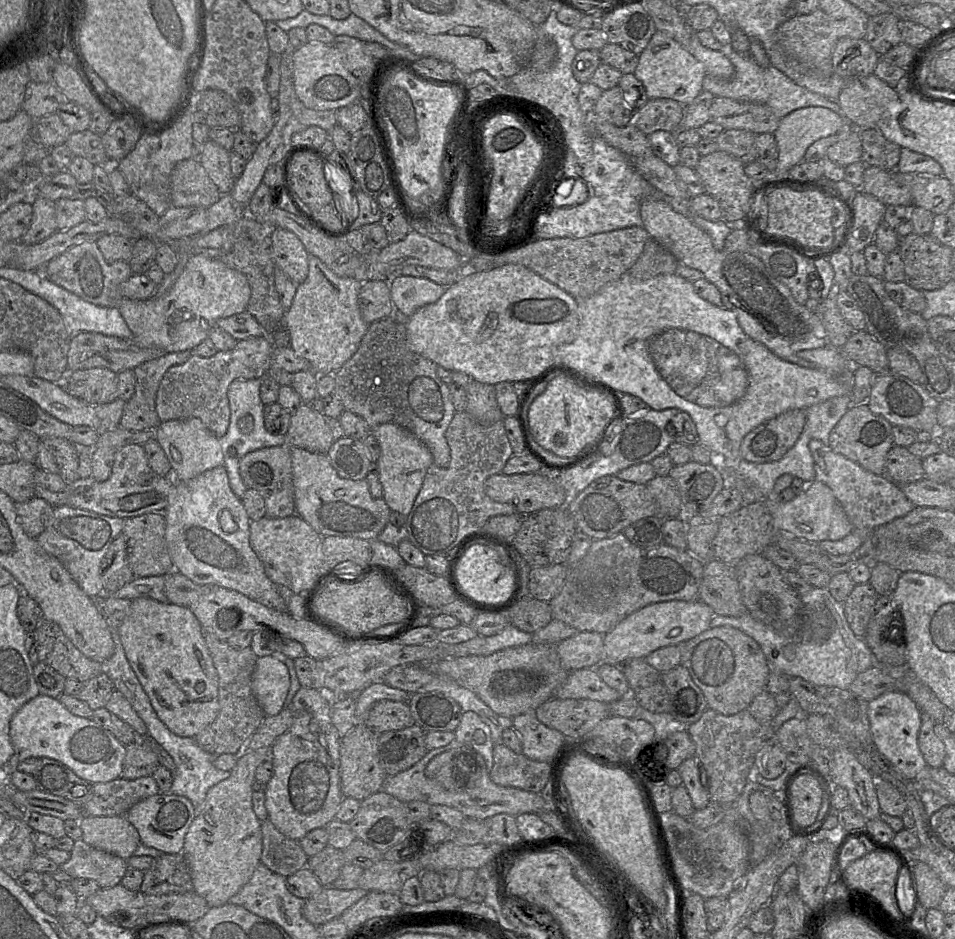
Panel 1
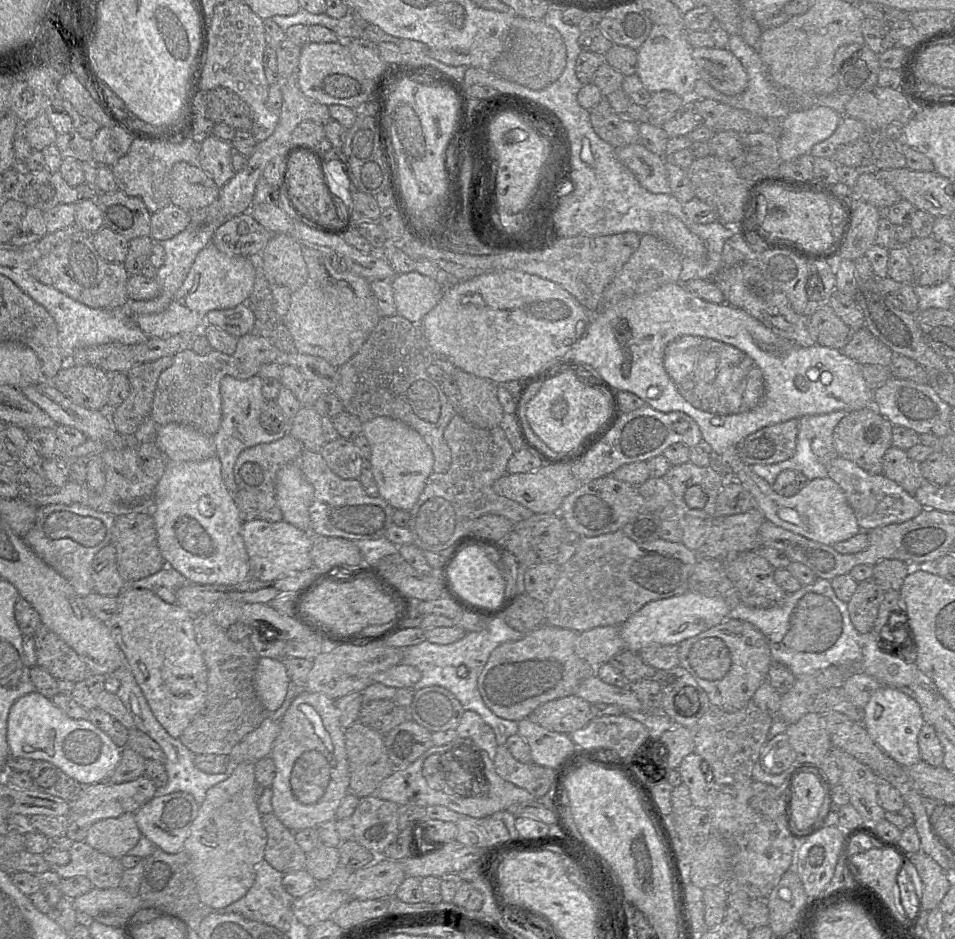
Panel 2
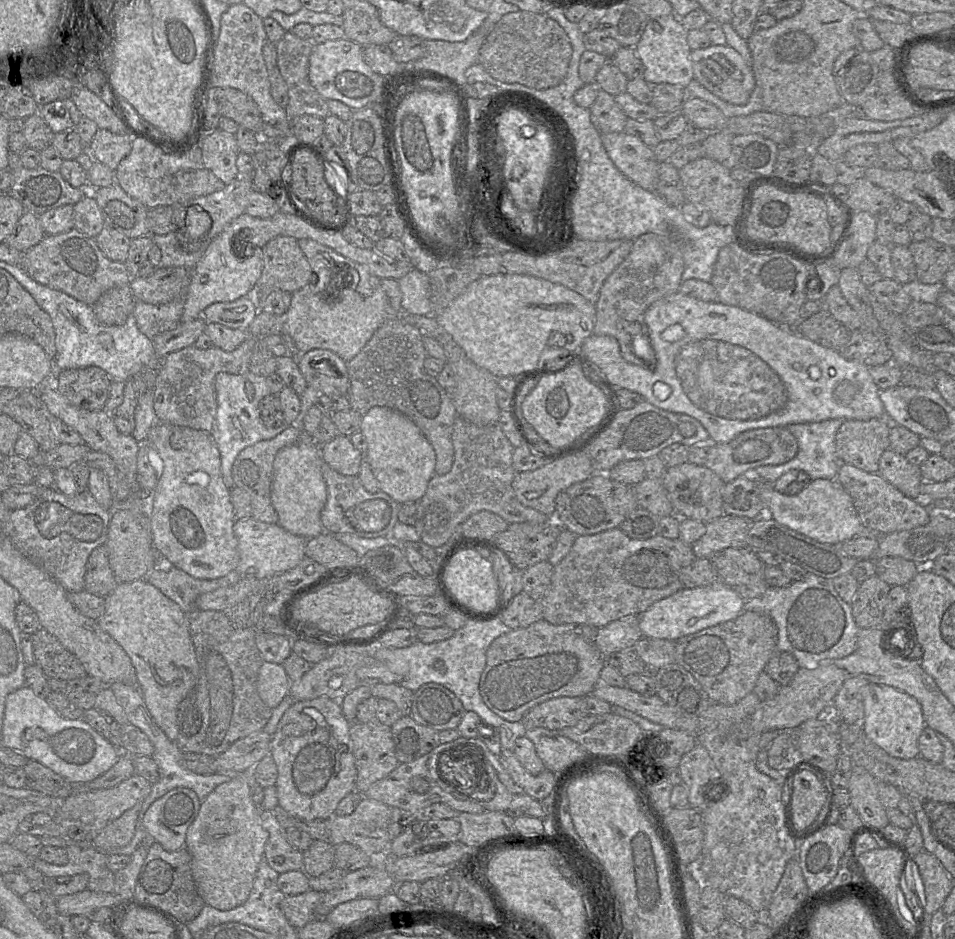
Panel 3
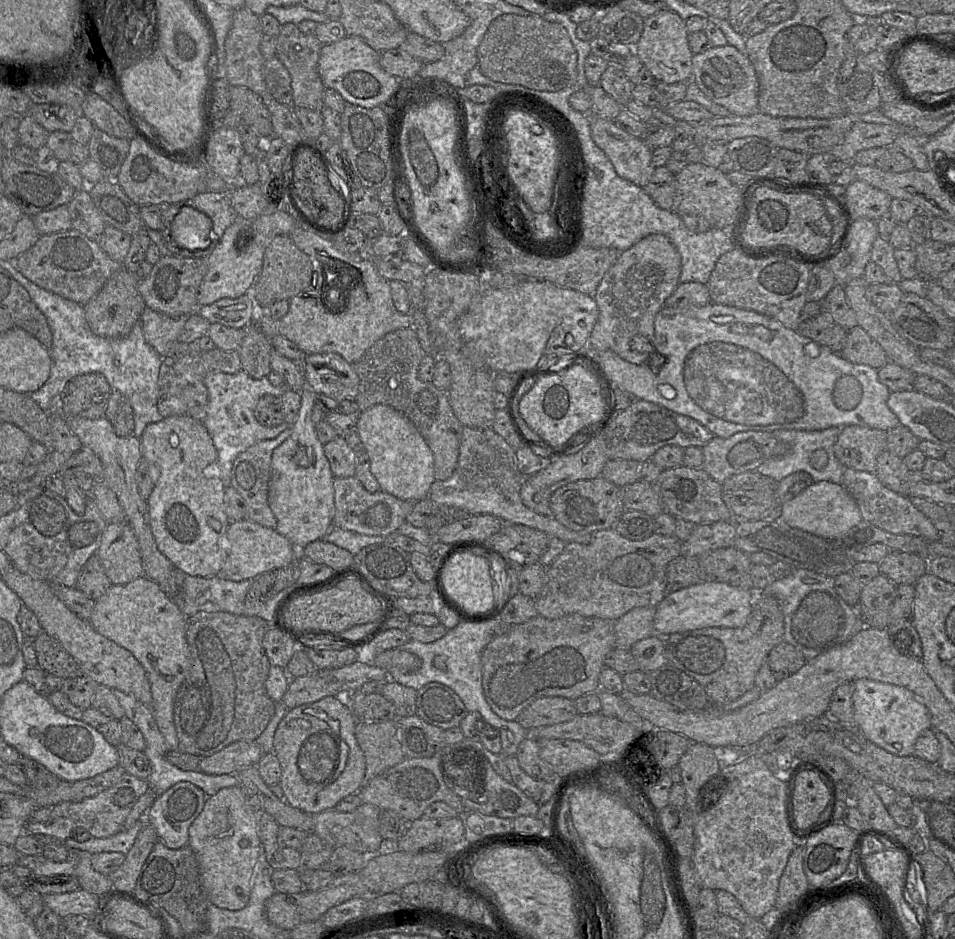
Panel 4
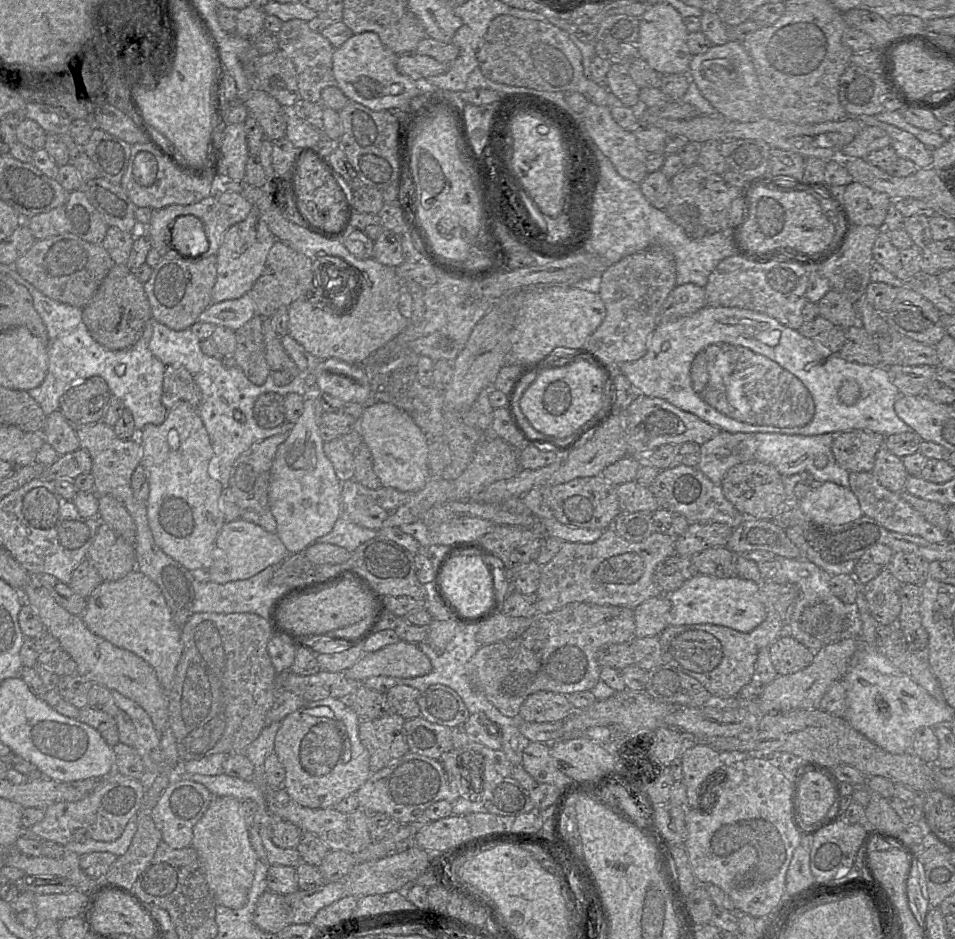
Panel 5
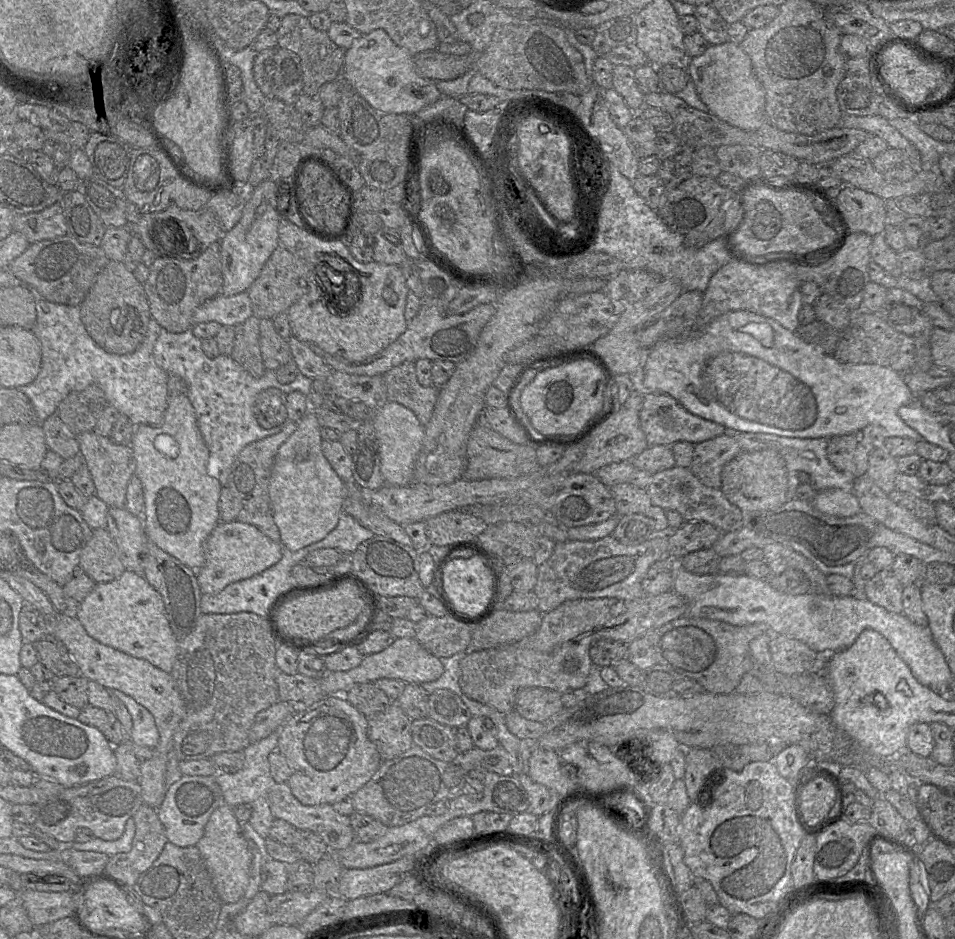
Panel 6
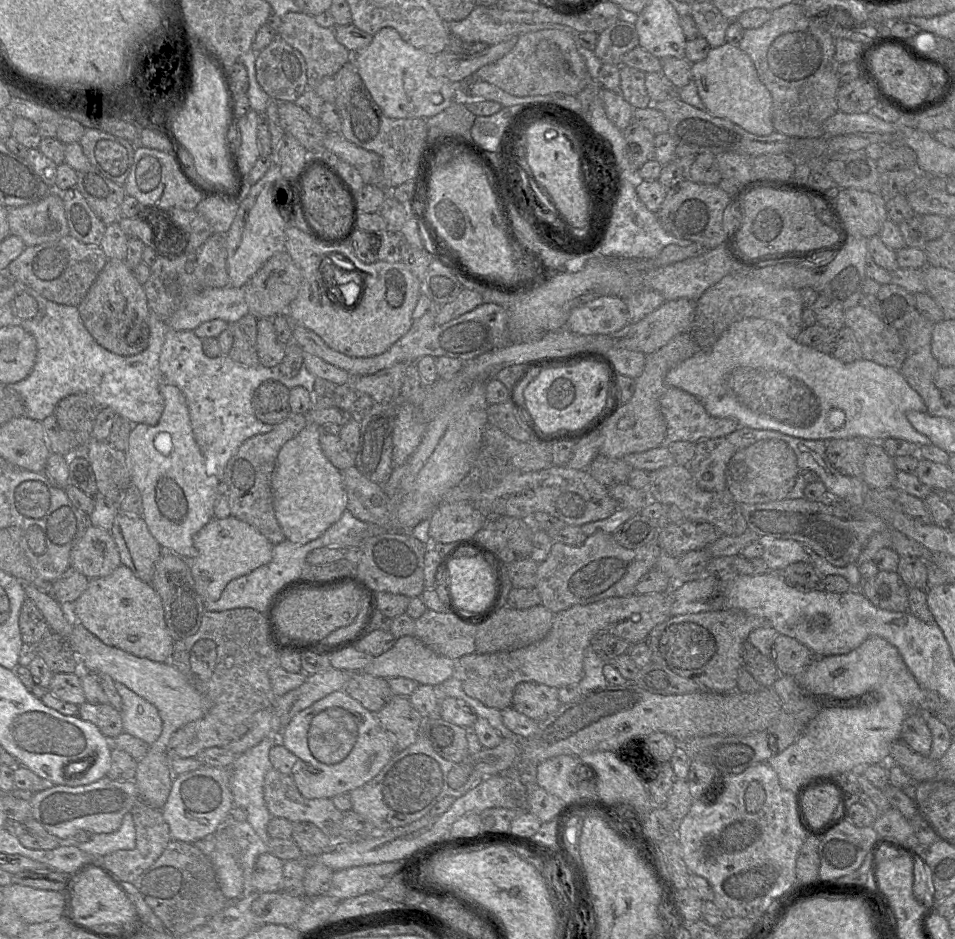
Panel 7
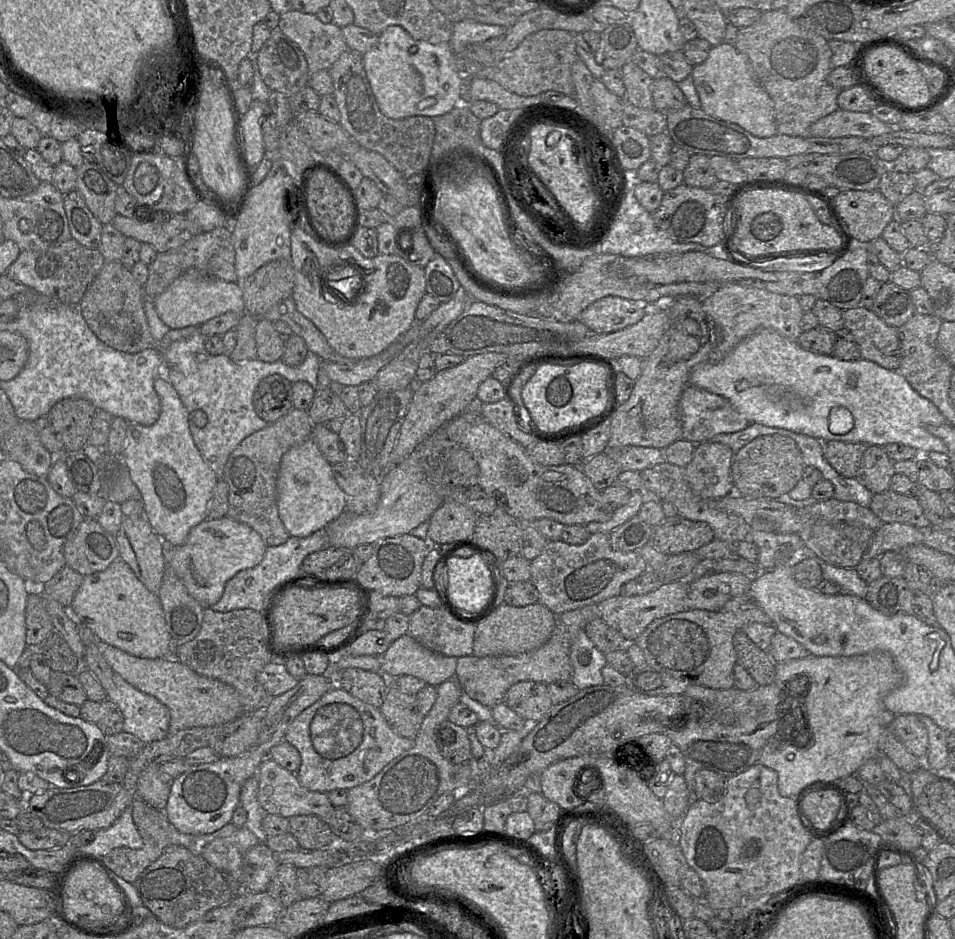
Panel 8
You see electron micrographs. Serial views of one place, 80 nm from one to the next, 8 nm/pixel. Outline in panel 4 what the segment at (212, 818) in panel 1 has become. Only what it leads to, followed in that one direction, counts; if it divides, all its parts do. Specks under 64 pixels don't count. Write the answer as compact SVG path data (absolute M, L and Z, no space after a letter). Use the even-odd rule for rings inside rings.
M241 785L220 789L206 797L201 813L188 829L187 845L197 859L200 884L209 902L233 911L243 909L249 901L261 851L257 815L250 809L247 798Z

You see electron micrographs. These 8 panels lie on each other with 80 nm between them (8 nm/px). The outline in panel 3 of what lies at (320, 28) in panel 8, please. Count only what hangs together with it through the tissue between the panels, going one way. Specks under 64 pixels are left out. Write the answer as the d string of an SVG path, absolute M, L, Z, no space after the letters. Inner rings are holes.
M286 31L276 44L277 66L288 88L289 102L285 110L289 120L304 114L325 119L330 114L327 100L311 85L309 80L309 57L316 44L313 37L301 39L290 31Z

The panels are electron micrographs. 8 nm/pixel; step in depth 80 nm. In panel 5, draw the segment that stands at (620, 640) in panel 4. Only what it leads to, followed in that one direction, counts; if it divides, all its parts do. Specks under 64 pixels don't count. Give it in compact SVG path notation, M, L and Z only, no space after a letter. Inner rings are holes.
M668 595L646 600L634 609L635 638L658 637L670 626L672 609Z

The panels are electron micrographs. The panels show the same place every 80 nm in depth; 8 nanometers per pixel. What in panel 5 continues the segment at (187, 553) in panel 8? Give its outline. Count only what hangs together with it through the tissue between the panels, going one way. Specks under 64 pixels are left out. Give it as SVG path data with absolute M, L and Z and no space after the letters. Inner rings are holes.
M239 518L223 525L216 538L214 561L204 572L204 577L219 584L246 580L270 566L281 563L289 555L289 551L276 533L268 532L253 522Z

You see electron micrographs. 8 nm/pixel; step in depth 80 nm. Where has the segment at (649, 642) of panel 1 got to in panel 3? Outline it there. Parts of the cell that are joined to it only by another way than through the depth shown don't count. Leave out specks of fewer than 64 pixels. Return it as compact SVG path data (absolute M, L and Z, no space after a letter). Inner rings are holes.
M723 583L682 588L639 614L639 628L643 637L676 641L681 637L736 619L744 611L744 604L745 600Z

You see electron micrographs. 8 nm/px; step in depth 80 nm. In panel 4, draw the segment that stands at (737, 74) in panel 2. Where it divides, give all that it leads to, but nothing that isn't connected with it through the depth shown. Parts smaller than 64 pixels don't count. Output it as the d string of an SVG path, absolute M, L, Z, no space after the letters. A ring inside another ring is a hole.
M730 44L693 54L691 79L709 99L733 115L748 116L758 111L758 79L753 64L747 54Z

